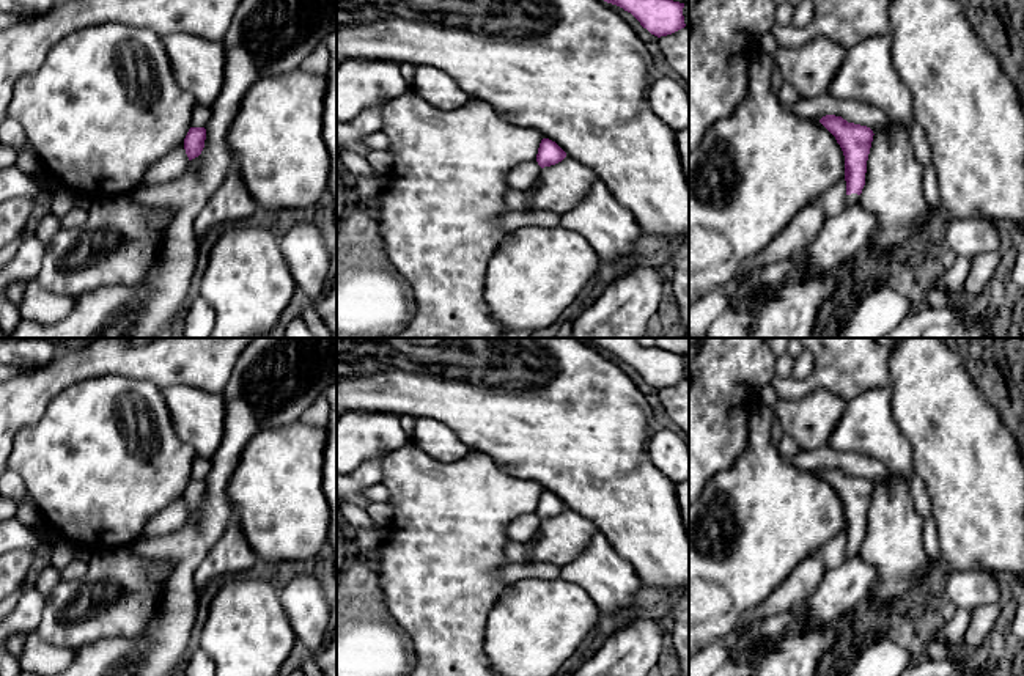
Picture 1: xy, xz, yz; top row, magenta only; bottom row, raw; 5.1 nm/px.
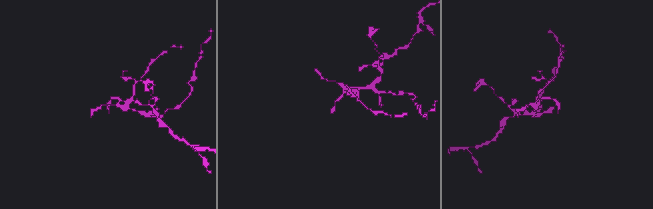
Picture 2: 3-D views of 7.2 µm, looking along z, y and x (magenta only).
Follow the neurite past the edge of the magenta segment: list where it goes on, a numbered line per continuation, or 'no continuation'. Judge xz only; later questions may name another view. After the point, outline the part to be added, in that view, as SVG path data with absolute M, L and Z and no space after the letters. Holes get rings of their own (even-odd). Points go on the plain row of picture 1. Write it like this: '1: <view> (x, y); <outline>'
no continuation

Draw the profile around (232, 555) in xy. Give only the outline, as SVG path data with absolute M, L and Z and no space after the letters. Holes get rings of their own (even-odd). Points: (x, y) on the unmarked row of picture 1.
M231 520L197 568L195 585L201 593L214 579L244 575L256 560L258 557L249 546L239 524Z

